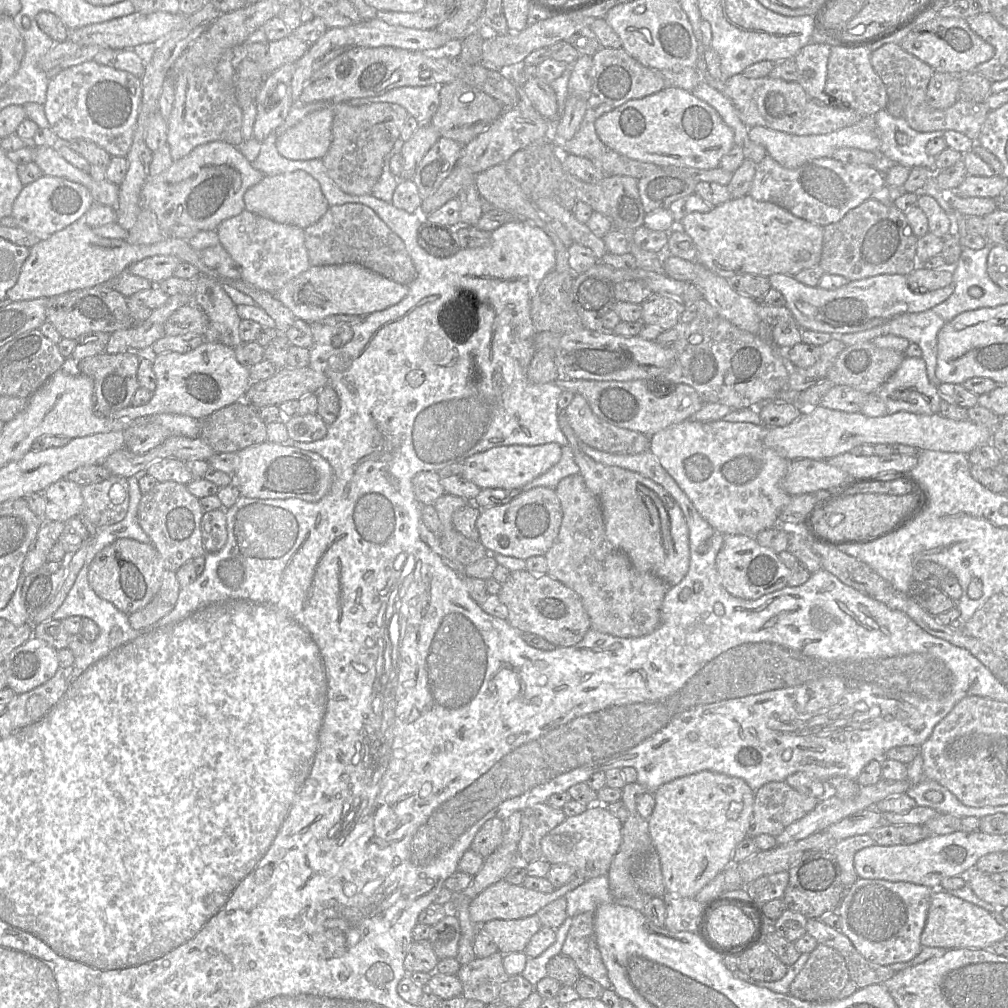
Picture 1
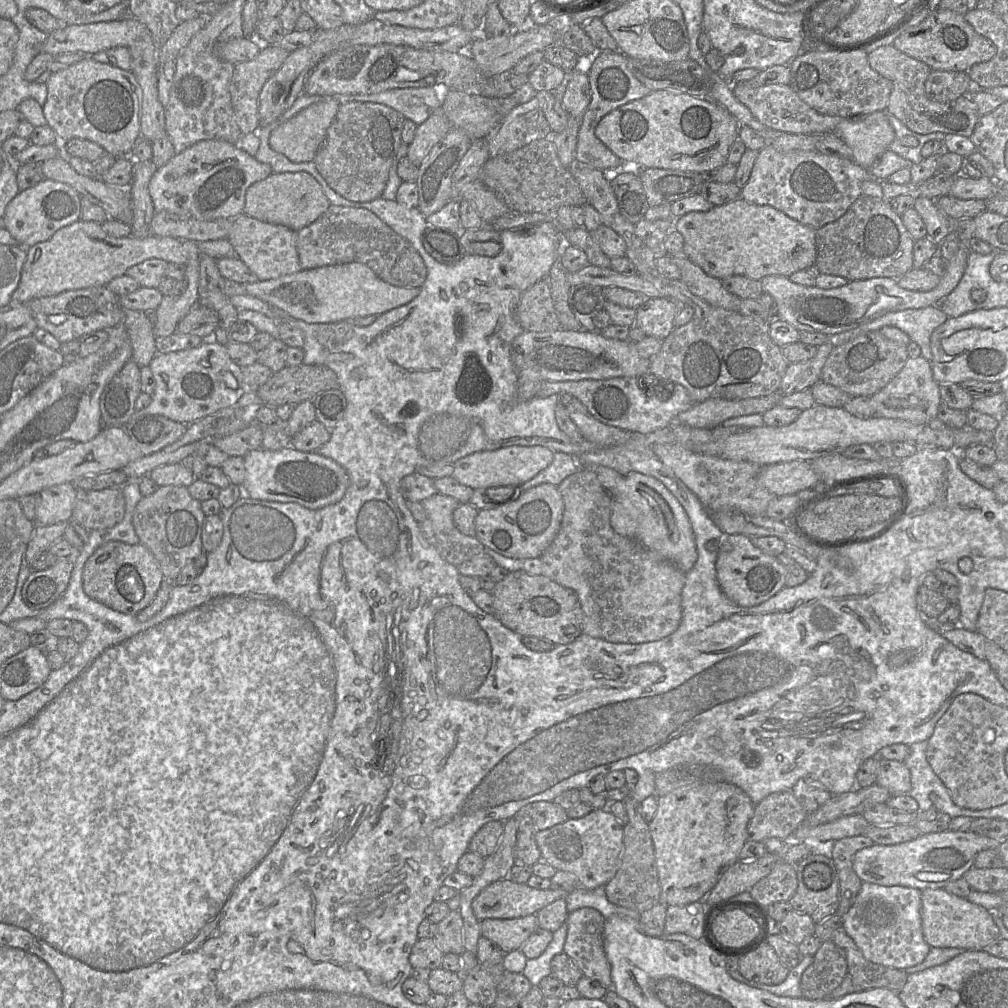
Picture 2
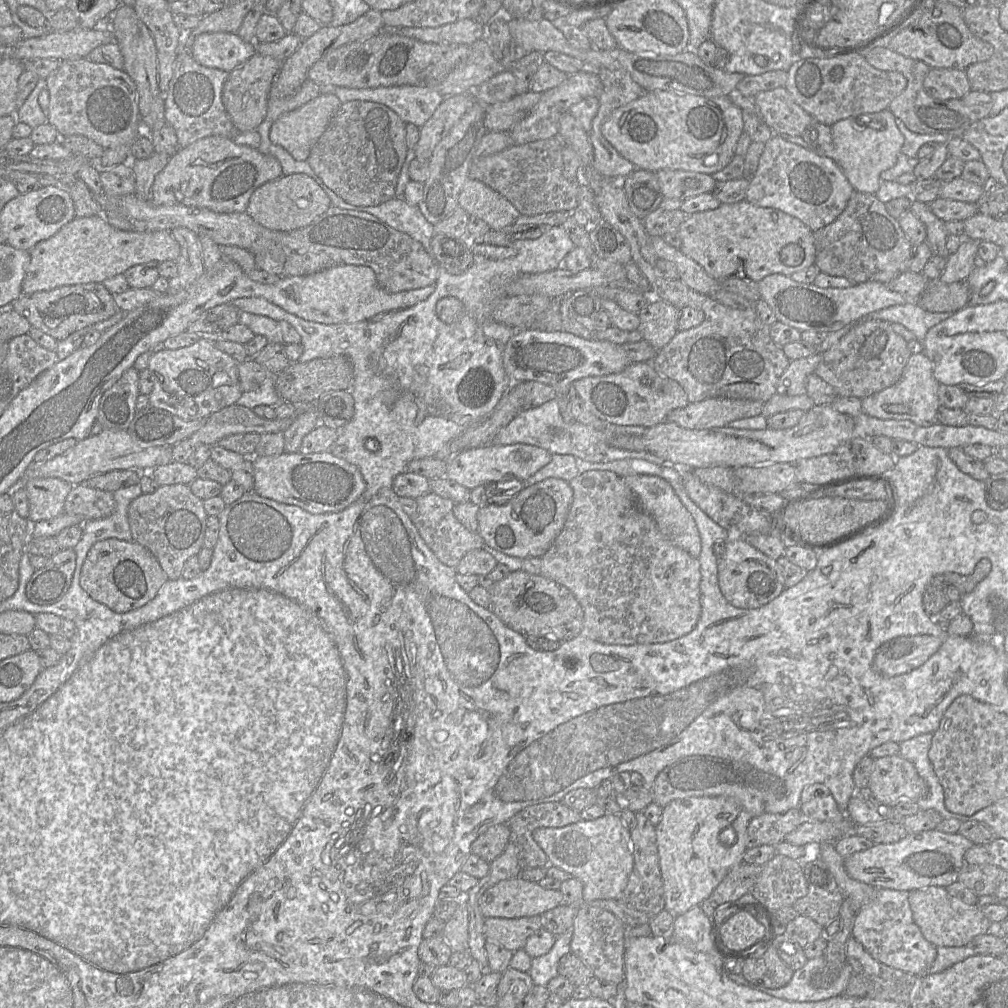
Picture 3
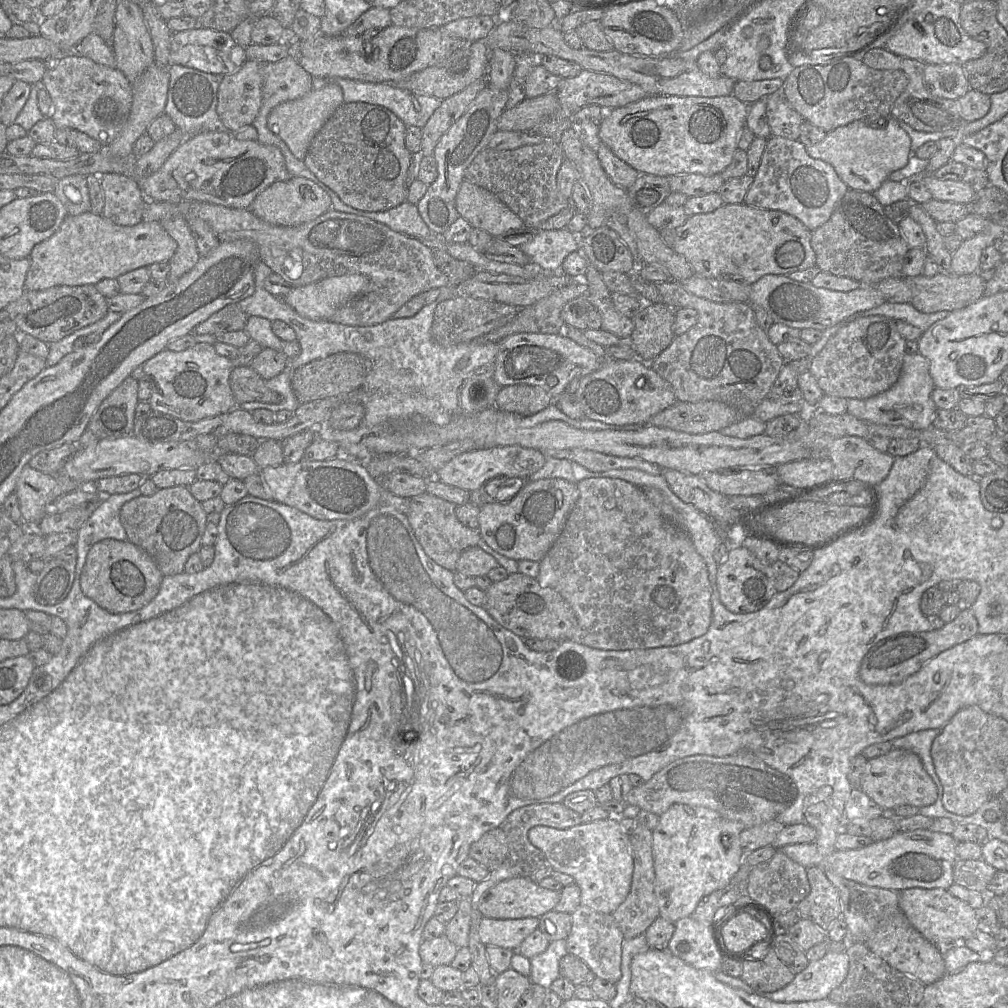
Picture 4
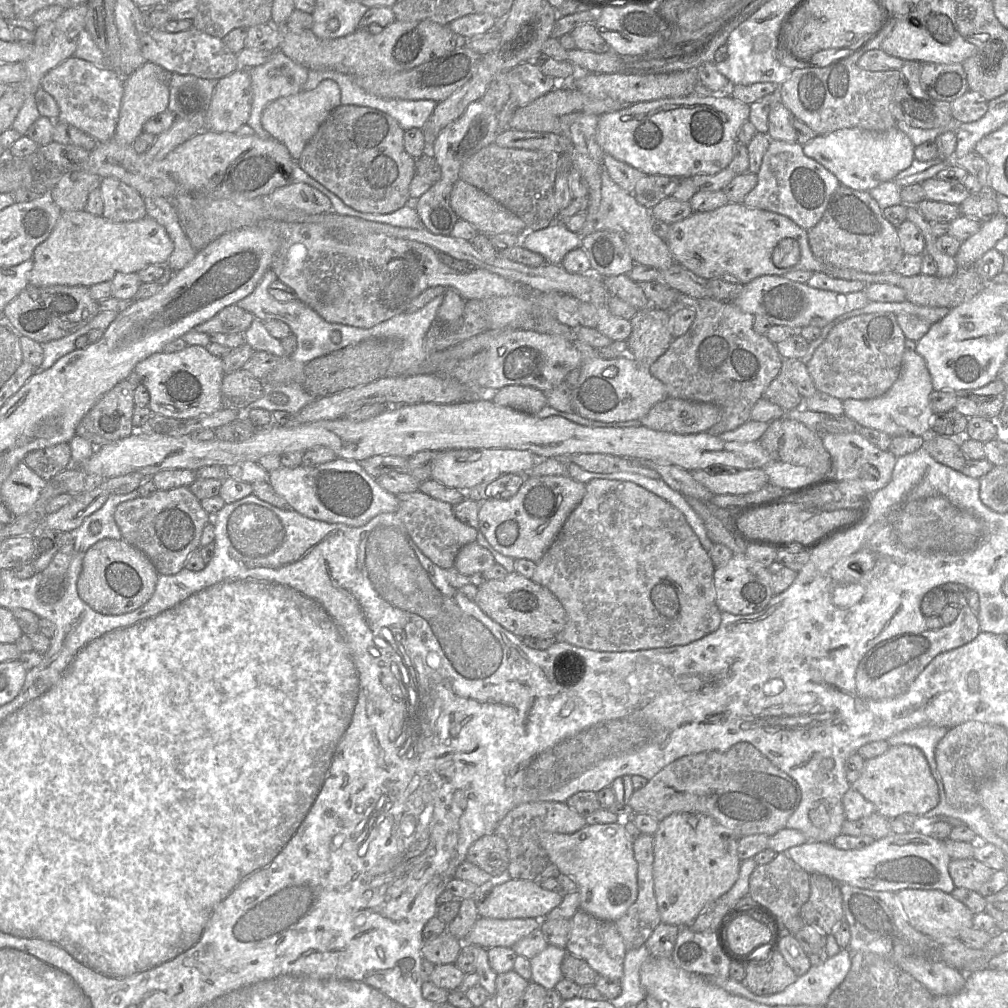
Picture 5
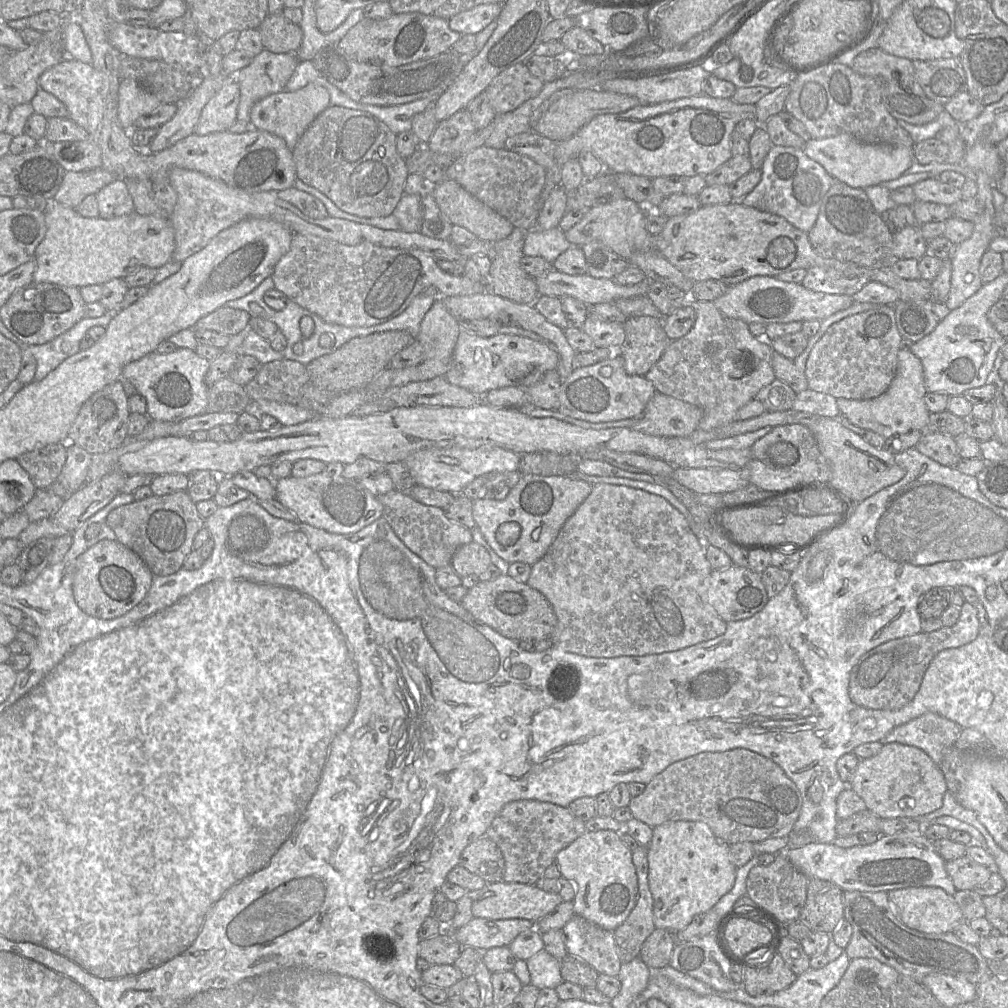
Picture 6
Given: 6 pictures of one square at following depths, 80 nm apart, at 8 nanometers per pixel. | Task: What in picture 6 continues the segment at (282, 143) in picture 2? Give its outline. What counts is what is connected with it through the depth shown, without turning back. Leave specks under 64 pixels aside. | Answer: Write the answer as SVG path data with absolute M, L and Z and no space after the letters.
M311 83L294 92L282 91L257 101L250 111L250 124L254 129L264 130L282 138L292 151L309 125L329 106L331 104L328 90Z

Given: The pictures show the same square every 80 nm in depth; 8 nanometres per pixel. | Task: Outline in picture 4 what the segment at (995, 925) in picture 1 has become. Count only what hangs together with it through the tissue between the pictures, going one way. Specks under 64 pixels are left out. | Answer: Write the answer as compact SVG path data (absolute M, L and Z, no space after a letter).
M909 888L899 894L899 907L910 924L929 942L936 945L957 945L978 929L975 910L942 888Z

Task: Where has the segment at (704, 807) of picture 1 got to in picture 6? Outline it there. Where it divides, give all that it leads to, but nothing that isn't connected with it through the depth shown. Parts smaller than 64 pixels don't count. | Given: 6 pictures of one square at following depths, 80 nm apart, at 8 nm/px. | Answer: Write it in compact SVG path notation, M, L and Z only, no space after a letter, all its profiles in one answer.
M669 821L653 828L648 849L648 882L653 897L655 928L677 933L685 929L699 914L711 910L734 886L737 868L730 860L730 846L717 838L699 821Z

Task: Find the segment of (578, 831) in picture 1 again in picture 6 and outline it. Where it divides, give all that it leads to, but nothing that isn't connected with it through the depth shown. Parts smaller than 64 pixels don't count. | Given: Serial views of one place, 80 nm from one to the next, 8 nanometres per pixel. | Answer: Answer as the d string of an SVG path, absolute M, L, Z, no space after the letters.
M603 829L585 831L556 856L561 876L576 886L574 913L610 931L629 916L637 902L638 878L632 860L633 851L621 840L619 833Z

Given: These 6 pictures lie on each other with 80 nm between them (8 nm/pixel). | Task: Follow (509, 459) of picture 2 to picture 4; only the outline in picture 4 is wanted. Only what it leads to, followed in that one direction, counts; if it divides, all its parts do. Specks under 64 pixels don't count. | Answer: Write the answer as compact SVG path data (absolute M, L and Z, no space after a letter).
M518 445L477 448L452 458L436 471L434 477L446 484L472 492L497 476L528 478L541 469L545 462L546 455L543 452Z

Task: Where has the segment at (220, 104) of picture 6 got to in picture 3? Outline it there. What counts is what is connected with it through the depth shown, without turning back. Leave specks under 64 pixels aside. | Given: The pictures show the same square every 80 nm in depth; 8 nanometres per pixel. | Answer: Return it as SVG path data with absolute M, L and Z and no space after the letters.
M255 53L249 60L229 73L222 91L222 101L226 112L239 132L254 131L263 122L268 107L272 83L282 62Z

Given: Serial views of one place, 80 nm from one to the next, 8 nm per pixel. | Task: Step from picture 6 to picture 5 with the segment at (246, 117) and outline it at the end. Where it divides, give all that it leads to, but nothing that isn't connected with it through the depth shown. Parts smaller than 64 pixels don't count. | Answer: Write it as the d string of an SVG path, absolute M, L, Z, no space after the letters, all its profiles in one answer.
M274 51L266 63L249 69L253 101L247 123L256 135L262 139L272 138L261 123L263 110L280 97L303 91L308 71L281 51Z

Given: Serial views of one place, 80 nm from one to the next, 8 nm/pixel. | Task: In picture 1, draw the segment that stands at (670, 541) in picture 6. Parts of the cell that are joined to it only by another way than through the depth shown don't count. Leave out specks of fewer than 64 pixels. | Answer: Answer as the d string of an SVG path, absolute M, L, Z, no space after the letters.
M580 473L562 479L555 491L562 507L562 523L556 541L544 555L547 574L579 595L590 618L591 629L621 638L652 633L661 623L662 603L669 586L657 576L637 570L629 557L608 541L600 501L586 487Z

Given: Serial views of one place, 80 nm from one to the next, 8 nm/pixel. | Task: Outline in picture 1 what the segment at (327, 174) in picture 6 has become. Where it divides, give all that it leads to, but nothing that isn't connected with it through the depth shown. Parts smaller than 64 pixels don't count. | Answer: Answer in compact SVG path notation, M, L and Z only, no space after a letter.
M383 102L342 106L335 110L332 141L322 158L326 172L333 182L347 194L357 196L371 194L382 173L384 157L391 152L409 116L402 106Z

